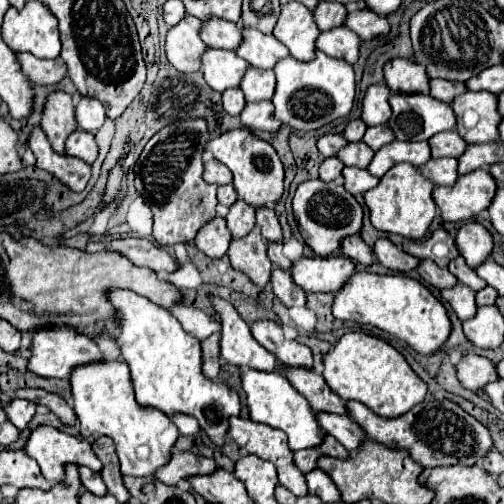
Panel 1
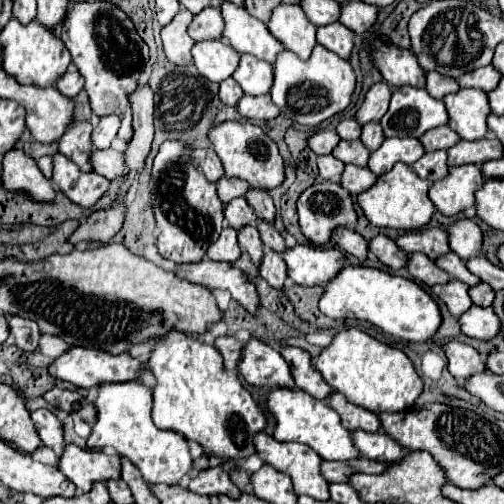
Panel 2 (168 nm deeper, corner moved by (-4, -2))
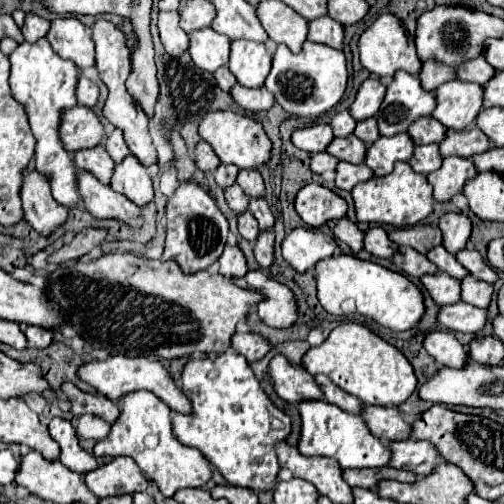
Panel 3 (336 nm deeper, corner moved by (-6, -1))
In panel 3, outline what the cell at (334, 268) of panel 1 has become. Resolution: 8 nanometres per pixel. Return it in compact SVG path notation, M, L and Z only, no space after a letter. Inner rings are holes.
M294 228L282 242L282 256L296 272L314 268L318 260L324 260L334 252L334 238L318 228Z

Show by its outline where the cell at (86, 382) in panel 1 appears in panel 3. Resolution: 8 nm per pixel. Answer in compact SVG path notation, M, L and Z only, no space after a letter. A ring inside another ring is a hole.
M134 392L120 398L122 414L114 422L112 432L106 440L100 440L94 446L94 456L130 456L142 468L142 472L156 482L158 490L172 498L182 488L200 488L212 478L210 462L202 452L182 446L172 434L172 410L150 392Z

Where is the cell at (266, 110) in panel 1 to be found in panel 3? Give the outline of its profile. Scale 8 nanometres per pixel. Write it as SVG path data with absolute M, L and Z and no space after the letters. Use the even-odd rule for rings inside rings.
M234 84L230 88L232 98L236 100L236 104L244 110L250 112L260 112L260 110L270 110L274 104L274 96L266 90L266 86L260 88L246 88L242 84Z

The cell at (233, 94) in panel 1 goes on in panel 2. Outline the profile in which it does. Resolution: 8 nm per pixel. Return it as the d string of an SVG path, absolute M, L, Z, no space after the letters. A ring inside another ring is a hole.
M226 79L224 83L220 83L220 99L222 99L222 103L226 103L230 107L236 107L238 101L242 99L242 95L244 95L244 91L234 79Z

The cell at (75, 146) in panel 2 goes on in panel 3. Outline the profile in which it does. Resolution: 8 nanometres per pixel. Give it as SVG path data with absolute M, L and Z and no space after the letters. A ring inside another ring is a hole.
M98 146L94 150L78 150L74 152L74 162L78 170L86 170L94 174L100 182L110 184L110 178L114 174L114 160L106 152L104 146Z

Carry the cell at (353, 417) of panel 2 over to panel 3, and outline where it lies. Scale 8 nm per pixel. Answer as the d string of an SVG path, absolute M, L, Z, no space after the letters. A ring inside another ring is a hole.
M364 406L362 418L370 426L370 432L386 442L396 440L408 440L412 426L400 416L398 408L386 408L386 406Z

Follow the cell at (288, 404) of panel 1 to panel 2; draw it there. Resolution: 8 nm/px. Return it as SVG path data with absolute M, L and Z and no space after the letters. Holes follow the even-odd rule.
M276 387L268 391L266 409L270 417L274 419L274 439L278 441L296 441L304 443L310 449L314 449L322 459L354 459L358 457L358 449L352 443L350 431L340 425L340 417L334 409L330 409L322 399L316 399L308 395L306 391L298 387Z

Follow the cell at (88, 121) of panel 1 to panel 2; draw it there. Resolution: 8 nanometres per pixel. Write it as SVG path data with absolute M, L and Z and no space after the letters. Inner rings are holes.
M106 115L106 117L100 117L96 129L92 131L92 143L94 143L94 147L98 147L98 149L110 147L112 139L114 139L116 133L118 133L118 127L120 127L118 115Z

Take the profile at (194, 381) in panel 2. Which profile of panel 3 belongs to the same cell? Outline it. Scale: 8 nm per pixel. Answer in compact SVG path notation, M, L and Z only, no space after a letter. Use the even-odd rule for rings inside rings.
M224 352L214 362L210 358L188 360L188 364L184 366L184 372L182 372L182 390L192 400L194 414L184 416L184 414L174 412L172 426L174 426L176 438L186 446L198 448L210 460L210 464L222 472L222 476L232 486L252 488L252 490L260 490L260 492L272 490L278 482L278 472L280 472L274 444L284 442L290 436L292 420L288 414L284 414L280 408L276 408L274 402L266 396L266 392L260 386L260 380L254 376L246 358L242 358L240 354Z

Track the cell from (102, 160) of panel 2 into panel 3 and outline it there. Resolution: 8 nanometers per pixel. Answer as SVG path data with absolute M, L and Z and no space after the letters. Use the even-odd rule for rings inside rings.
M132 154L126 156L124 162L116 166L110 186L118 194L124 194L126 198L130 198L140 208L148 206L154 200L152 178L148 174L148 168L142 166Z

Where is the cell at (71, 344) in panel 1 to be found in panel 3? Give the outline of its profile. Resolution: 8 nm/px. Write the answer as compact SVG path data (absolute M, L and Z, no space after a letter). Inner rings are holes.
M110 356L106 360L100 362L86 362L80 366L78 370L80 380L88 382L90 386L94 386L102 396L110 398L110 400L120 400L122 396L136 392L136 390L148 390L154 396L158 396L162 402L166 402L174 412L180 414L190 414L192 412L192 404L186 398L186 394L176 386L176 382L172 380L172 376L168 374L168 370L158 362L158 360L150 360L146 356L138 356L138 358L128 358L128 356Z

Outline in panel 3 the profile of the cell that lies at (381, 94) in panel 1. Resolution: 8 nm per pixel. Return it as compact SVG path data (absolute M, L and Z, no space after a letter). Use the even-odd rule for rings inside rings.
M372 76L366 78L358 88L354 102L350 104L352 118L366 120L374 116L378 112L378 106L382 104L384 92L386 92L386 86L378 78L372 78Z

